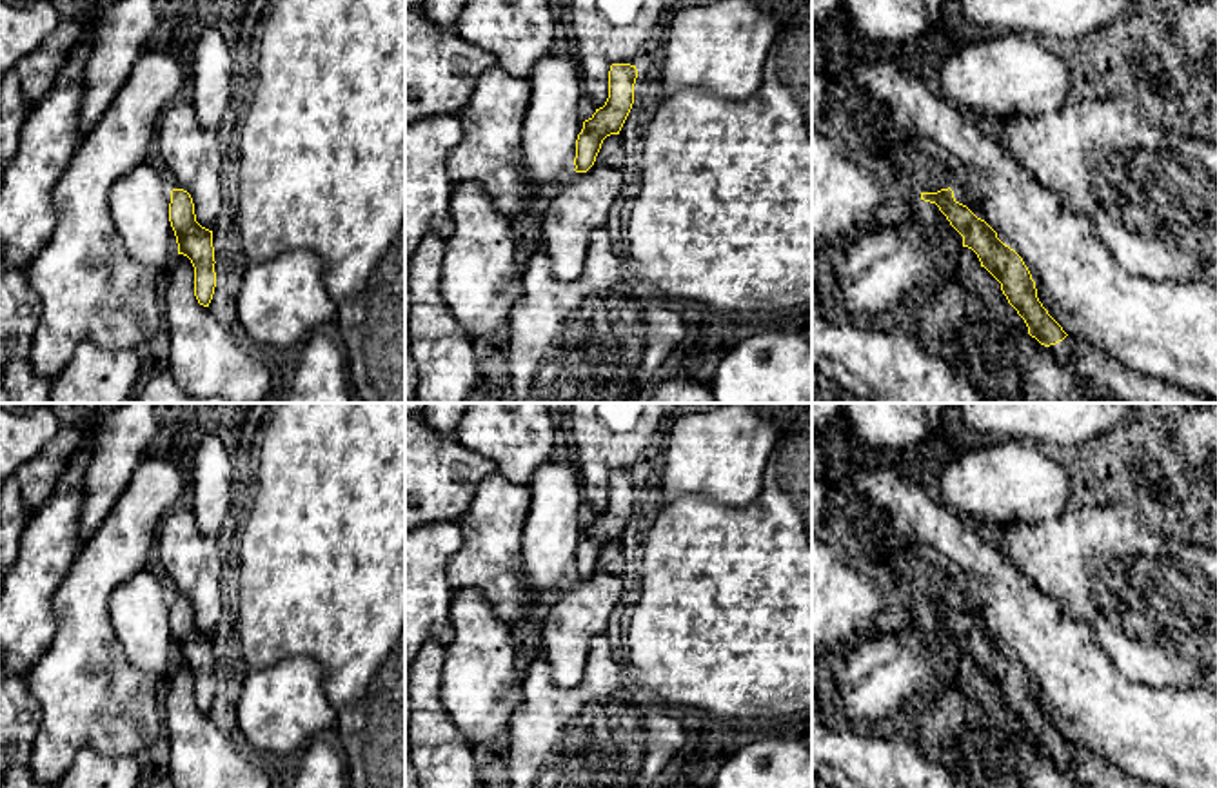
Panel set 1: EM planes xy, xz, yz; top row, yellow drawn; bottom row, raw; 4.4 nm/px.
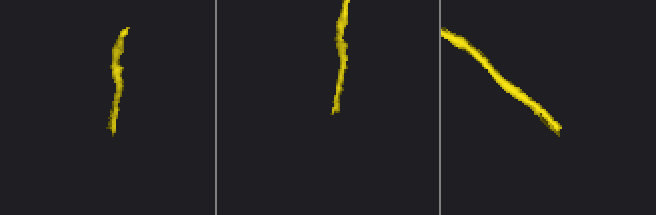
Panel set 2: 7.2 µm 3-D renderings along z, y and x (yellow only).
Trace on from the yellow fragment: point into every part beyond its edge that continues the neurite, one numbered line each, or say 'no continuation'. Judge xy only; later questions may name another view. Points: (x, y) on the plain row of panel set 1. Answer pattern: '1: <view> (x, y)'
no continuation

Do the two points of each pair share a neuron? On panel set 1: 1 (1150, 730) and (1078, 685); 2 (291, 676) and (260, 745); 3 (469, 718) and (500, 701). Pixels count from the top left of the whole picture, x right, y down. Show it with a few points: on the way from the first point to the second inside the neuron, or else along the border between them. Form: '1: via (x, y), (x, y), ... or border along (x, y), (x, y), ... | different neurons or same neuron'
1: via (1132, 725), (1110, 716), (1096, 703) | same neuron
2: via (291, 692), (266, 728) | same neuron
3: via (476, 710), (485, 701), (493, 701) | same neuron

